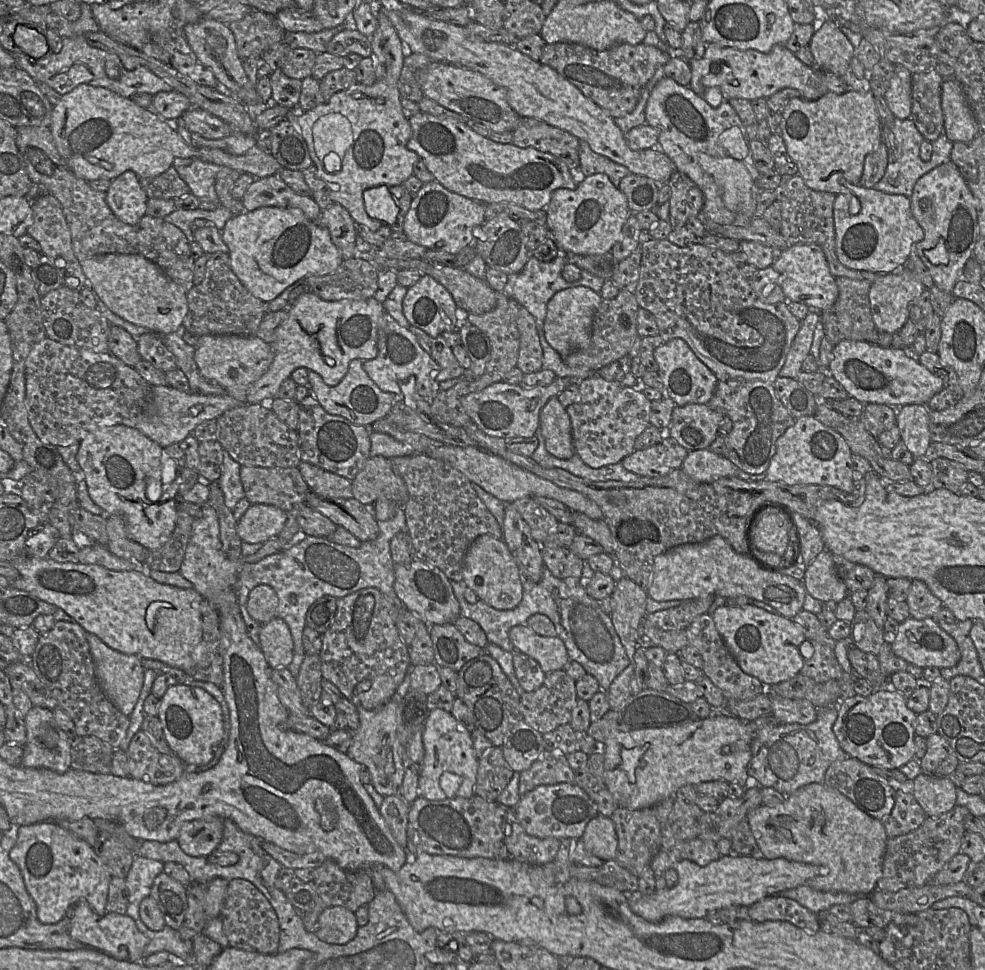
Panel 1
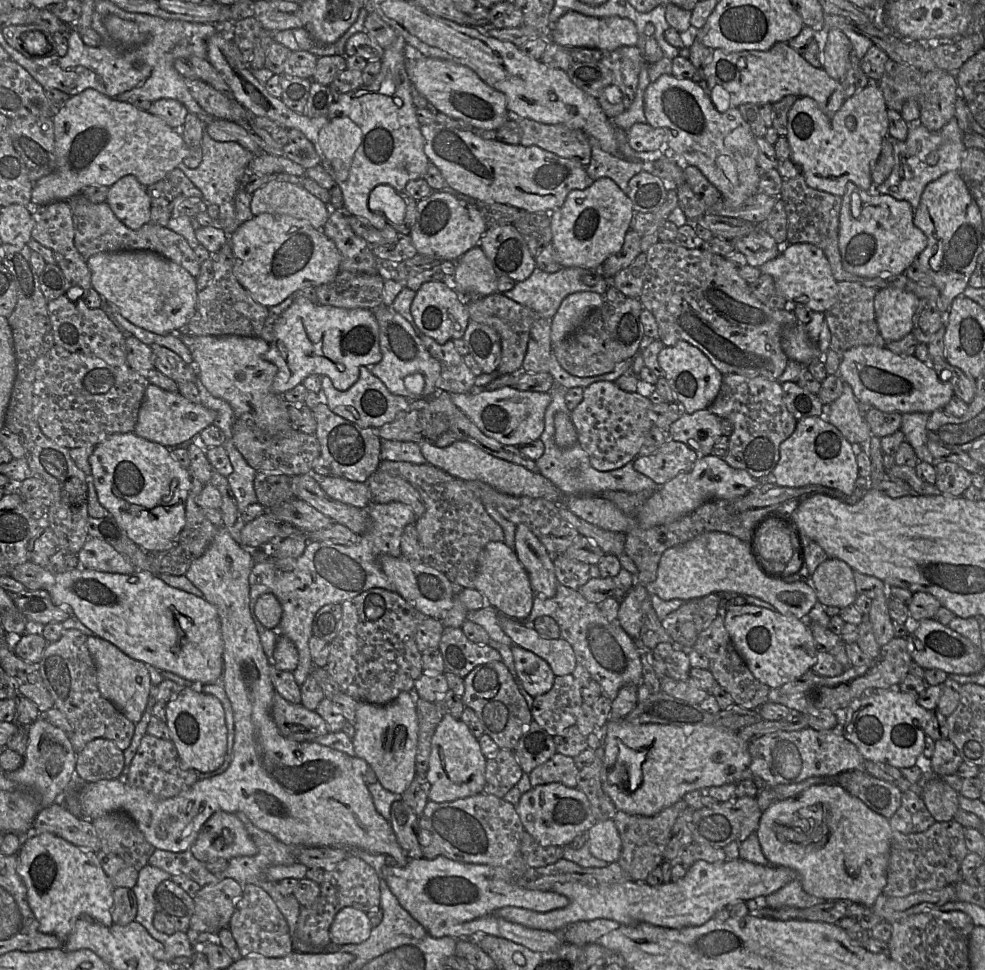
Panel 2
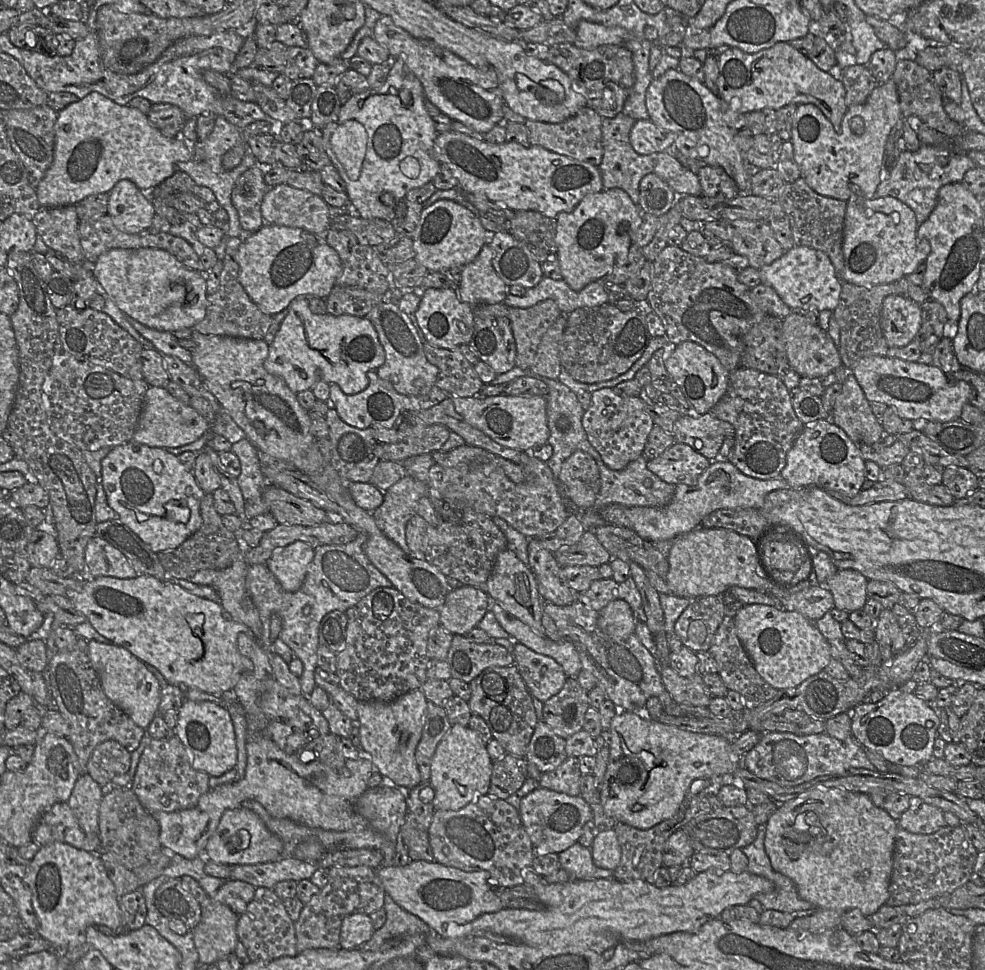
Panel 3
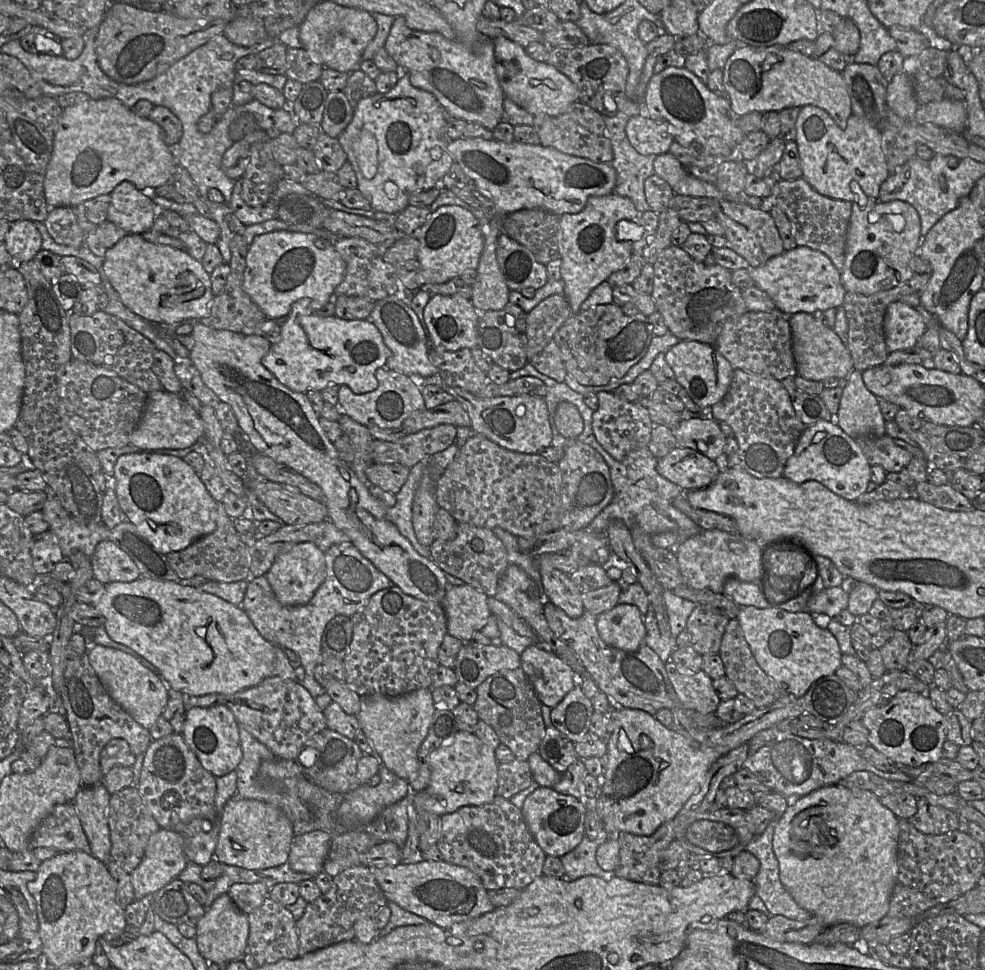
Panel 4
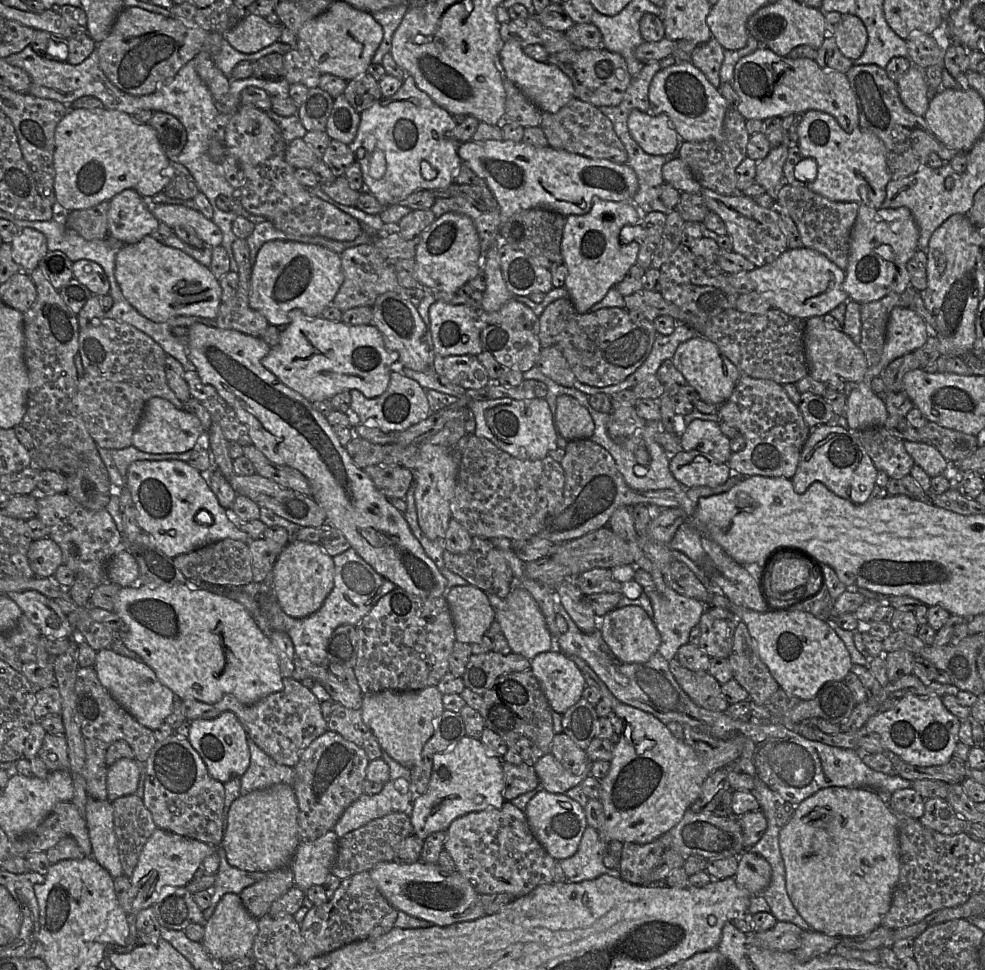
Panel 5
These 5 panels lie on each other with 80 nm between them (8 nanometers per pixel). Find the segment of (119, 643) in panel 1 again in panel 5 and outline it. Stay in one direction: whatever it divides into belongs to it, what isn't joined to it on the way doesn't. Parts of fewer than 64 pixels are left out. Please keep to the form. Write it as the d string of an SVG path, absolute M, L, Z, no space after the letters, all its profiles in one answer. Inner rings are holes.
M185 583L148 587L121 587L114 612L122 619L127 632L120 639L137 653L162 684L180 699L193 699L213 704L231 695L241 703L252 705L283 688L283 677L275 646L260 629L253 615L238 601L209 589L192 588Z

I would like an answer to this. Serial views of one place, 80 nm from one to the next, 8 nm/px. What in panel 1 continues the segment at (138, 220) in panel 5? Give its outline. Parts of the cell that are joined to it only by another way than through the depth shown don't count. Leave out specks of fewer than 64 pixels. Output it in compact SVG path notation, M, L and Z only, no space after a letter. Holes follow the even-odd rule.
M133 171L111 180L105 199L115 216L129 225L137 224L147 214L149 197Z

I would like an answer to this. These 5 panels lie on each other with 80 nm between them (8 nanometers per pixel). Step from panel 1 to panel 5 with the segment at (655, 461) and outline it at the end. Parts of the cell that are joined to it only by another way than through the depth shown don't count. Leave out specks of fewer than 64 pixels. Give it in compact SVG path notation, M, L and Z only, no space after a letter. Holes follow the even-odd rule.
M696 450L675 454L669 460L669 470L684 488L719 486L732 476L727 463Z

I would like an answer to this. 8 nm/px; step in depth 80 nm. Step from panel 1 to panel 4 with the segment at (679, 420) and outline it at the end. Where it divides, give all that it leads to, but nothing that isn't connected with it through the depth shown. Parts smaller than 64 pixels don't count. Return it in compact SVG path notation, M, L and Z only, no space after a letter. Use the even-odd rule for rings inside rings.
M713 418L682 420L674 434L679 447L696 450L711 460L724 454L727 437Z

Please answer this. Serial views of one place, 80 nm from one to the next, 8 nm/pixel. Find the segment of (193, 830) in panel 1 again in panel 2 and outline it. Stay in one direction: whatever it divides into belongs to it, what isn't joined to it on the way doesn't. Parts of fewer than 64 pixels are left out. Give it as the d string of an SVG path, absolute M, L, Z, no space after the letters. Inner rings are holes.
M218 811L201 828L189 851L206 863L217 859L228 862L241 856L254 856L257 846L244 823L235 813Z

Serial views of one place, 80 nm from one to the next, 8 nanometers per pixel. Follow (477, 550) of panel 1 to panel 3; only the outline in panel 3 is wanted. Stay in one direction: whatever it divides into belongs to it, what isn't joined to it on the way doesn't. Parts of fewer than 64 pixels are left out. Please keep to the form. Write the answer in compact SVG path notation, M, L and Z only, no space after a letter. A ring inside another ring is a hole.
M507 548L498 555L487 581L487 594L491 601L499 603L506 611L527 624L537 634L546 637L542 625L545 600L538 591L533 571L512 550Z

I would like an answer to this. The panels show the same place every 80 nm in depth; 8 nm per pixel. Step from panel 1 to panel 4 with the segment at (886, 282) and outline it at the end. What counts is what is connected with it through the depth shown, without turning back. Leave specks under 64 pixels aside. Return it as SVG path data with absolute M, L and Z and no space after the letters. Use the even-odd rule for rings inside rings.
M892 302L884 319L885 343L888 353L916 346L927 325L920 312L903 302Z

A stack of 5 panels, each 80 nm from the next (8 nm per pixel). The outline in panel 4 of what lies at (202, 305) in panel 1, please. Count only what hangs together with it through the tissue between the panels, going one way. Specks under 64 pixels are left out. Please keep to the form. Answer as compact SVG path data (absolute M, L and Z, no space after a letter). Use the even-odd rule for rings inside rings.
M234 235L230 242L230 273L226 284L221 293L213 297L210 316L202 319L206 319L205 324L214 329L223 329L245 335L263 336L266 322L269 322L270 318L250 299L243 285L248 246L243 236Z

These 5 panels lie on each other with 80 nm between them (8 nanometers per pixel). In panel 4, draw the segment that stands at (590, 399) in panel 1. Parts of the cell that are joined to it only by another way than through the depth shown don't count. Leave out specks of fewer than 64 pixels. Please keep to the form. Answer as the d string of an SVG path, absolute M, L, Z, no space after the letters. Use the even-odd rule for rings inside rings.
M598 392L599 406L592 415L593 433L598 443L617 461L624 460L632 451L648 446L654 423L637 403L628 402L613 392Z

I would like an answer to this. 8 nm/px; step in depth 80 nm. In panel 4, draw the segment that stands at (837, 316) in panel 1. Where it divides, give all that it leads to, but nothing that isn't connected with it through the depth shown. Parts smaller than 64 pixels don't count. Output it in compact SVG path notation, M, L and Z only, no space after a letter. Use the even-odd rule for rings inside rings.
M907 283L872 295L846 291L842 307L848 322L847 348L853 360L854 370L864 371L868 368L883 365L888 356L885 343L884 319L886 309L892 302L903 302L914 308L921 305L920 294Z

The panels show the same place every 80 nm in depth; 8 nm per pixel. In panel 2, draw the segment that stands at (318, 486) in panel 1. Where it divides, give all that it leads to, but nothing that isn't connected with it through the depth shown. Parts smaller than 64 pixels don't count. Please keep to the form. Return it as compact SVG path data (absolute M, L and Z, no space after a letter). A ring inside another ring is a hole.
M313 475L323 491L337 501L363 509L367 509L372 503L372 494L366 482L336 476Z

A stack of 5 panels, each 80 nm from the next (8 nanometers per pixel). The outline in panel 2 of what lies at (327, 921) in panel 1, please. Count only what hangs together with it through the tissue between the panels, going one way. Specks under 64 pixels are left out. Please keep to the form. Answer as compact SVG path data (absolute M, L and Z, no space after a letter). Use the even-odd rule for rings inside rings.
M353 907L342 908L330 927L331 943L335 945L360 944L372 930L367 914Z

